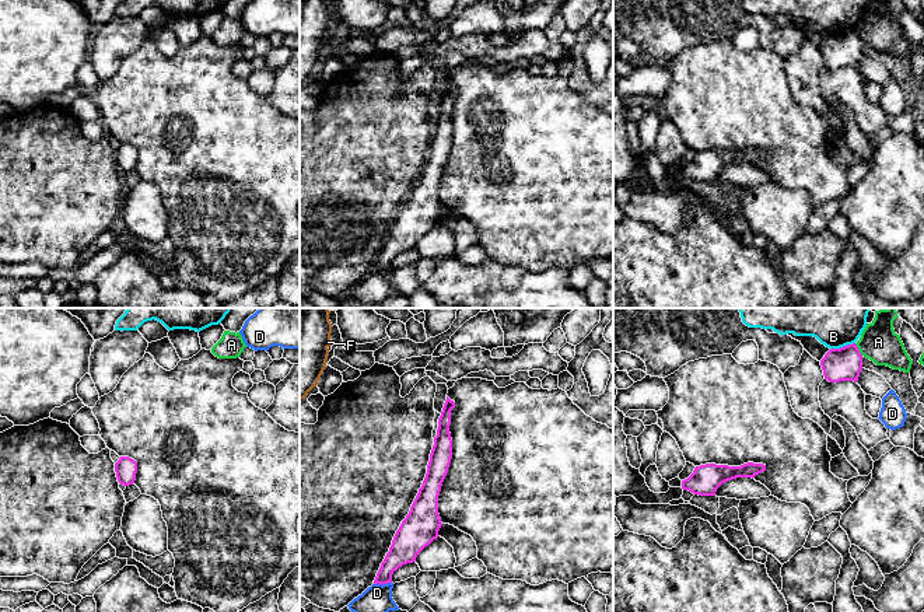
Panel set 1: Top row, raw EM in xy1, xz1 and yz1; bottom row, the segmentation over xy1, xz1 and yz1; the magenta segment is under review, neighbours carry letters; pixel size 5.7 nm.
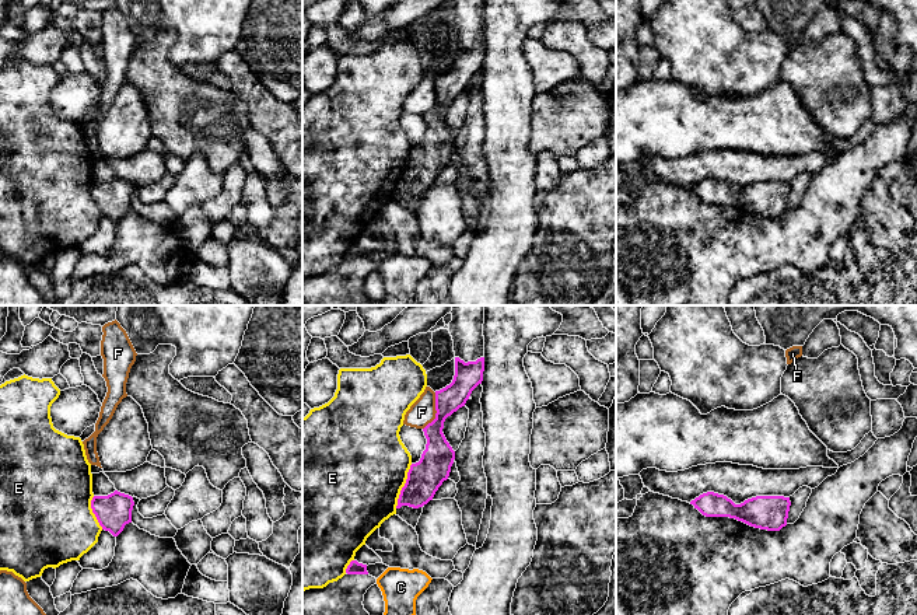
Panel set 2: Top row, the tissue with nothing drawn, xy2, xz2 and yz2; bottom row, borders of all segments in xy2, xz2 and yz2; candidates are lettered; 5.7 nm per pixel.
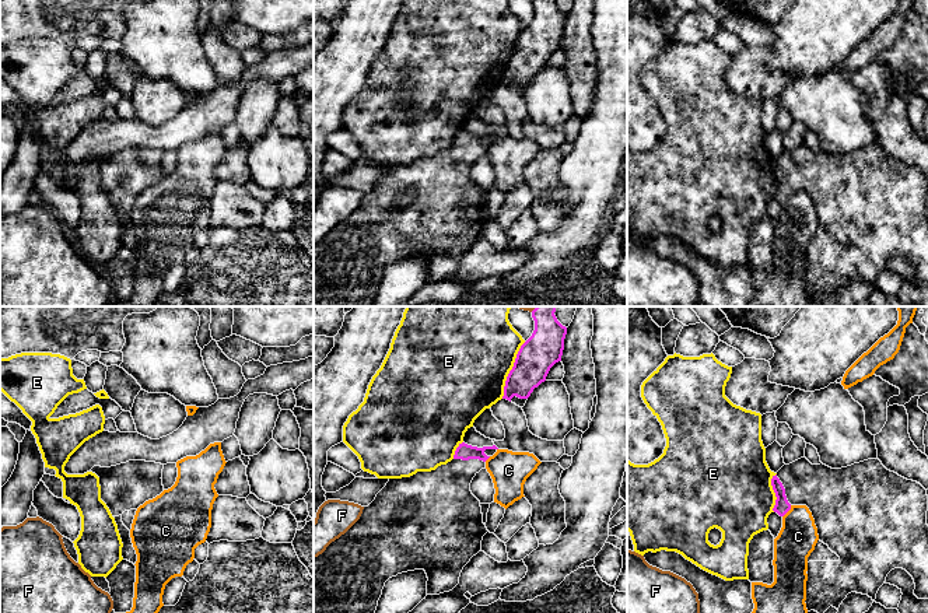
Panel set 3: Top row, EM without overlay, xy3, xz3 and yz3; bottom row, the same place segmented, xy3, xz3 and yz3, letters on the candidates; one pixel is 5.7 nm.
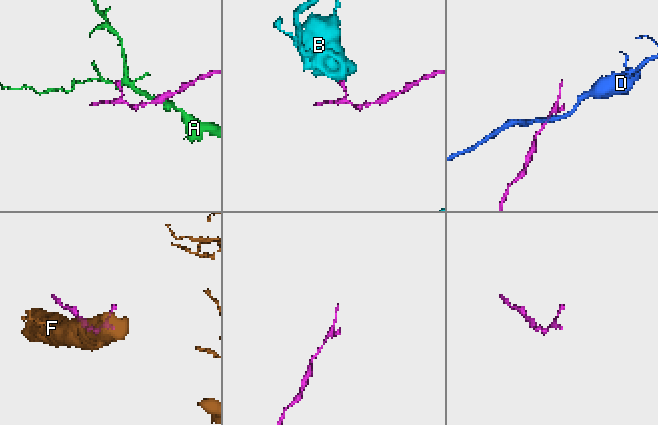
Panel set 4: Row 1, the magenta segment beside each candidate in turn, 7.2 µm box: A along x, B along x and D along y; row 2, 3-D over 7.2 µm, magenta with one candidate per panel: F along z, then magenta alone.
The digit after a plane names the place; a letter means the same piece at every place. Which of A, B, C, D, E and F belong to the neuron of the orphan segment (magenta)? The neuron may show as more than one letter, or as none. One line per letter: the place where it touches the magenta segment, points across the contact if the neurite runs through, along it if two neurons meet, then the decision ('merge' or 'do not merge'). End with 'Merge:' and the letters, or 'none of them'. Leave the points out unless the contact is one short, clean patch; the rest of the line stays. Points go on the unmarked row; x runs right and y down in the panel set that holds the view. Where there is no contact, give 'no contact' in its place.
A: contact yz1 (857, 35); border yz1 (854, 30), (863, 41); do not merge
B: contact yz1 (842, 34); border yz1 (854, 28), (830, 35); do not merge
C: contact yz3 (788, 196); border yz3 (791, 192), (783, 203); do not merge
D: contact xz1 (382, 269); border xz1 (391, 268), (374, 270); do not merge
E: contact xz3 (511, 56); do not merge
F: contact xz2 (436, 95); border xz2 (436, 79), (436, 102), (423, 115); do not merge
Merge: none of them

